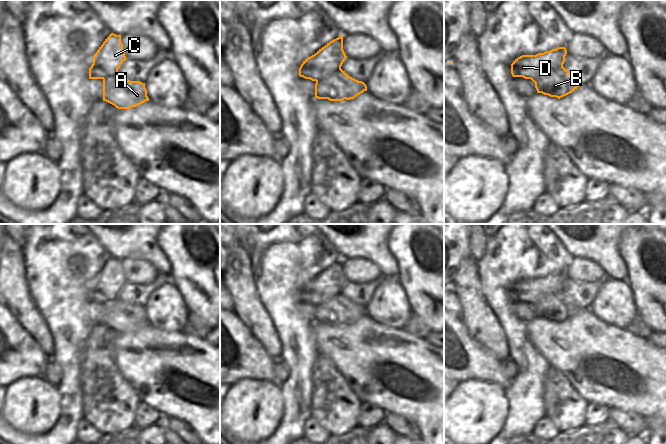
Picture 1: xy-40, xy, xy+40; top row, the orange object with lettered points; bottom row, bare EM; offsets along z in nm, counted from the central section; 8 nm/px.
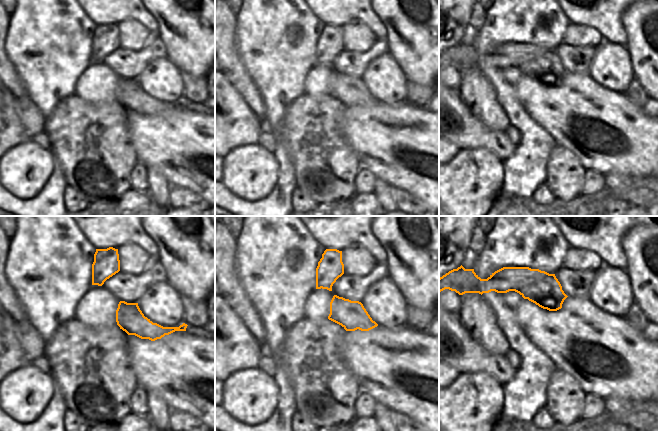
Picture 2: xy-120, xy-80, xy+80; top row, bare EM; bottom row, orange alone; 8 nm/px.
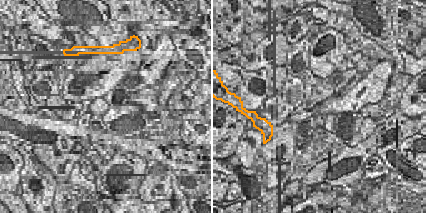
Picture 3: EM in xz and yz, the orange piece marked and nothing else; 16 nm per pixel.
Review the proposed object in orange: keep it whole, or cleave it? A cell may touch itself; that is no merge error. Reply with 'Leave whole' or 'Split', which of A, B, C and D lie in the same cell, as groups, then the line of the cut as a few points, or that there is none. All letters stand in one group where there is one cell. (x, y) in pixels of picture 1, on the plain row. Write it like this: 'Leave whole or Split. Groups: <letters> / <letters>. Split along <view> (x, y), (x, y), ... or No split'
Split. Groups: A B / C D. Split along xy (340, 291), (326, 293), (326, 301), (316, 306)

